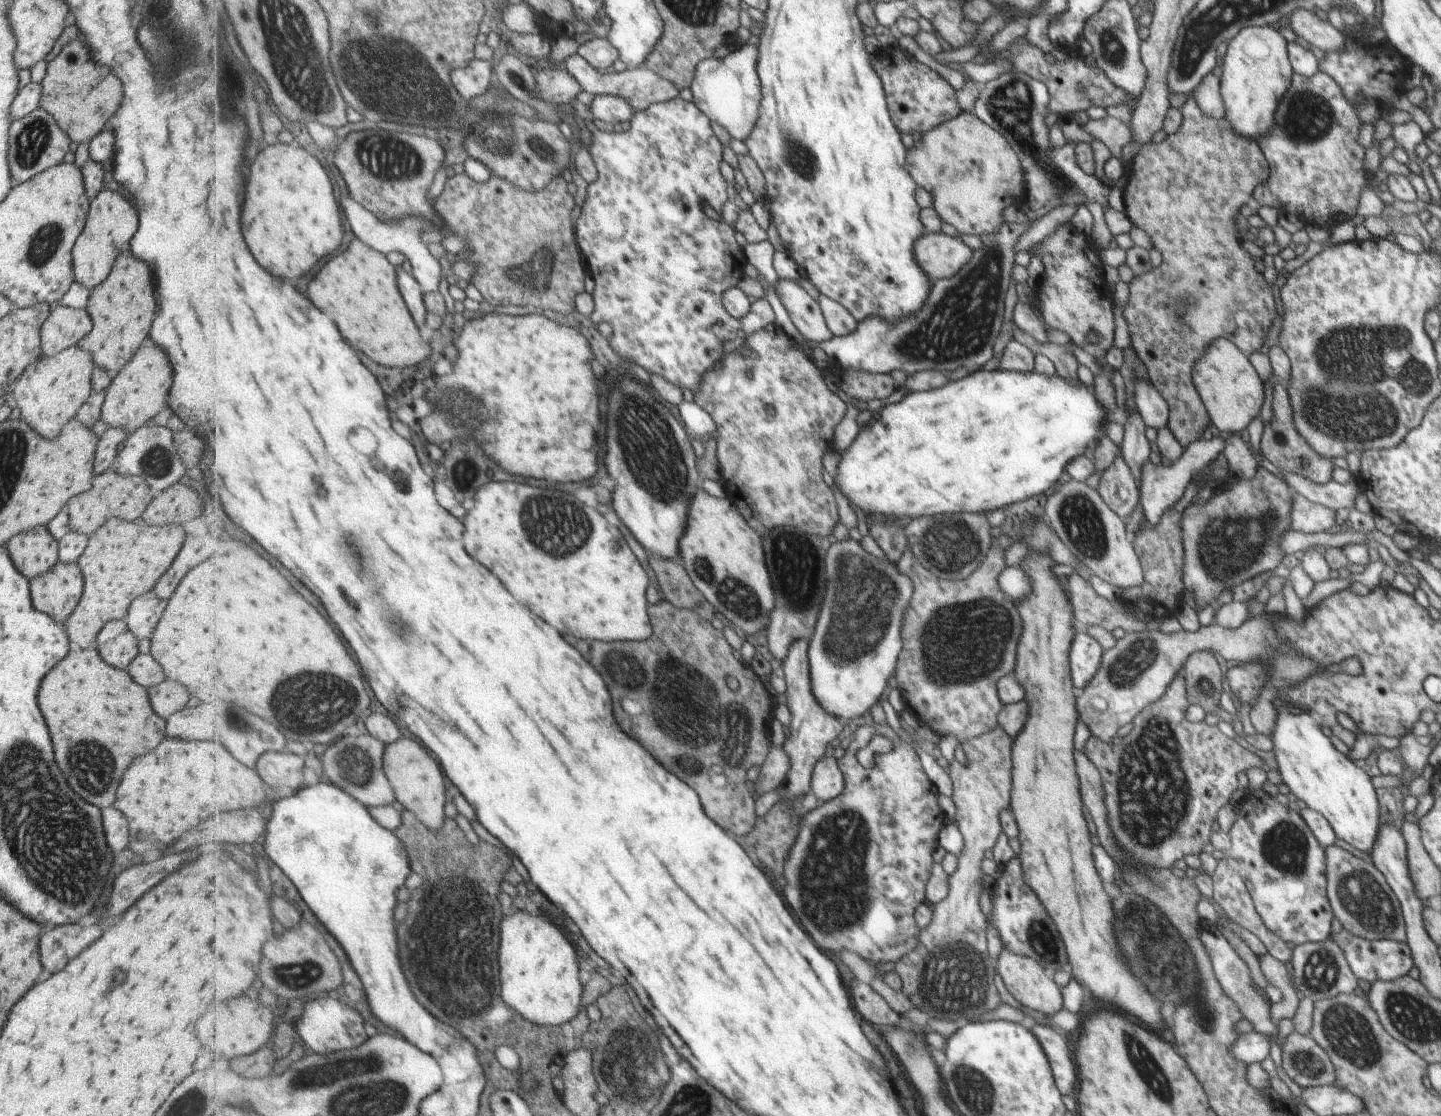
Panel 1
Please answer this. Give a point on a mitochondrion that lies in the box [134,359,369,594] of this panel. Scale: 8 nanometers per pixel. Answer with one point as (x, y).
(155, 461)

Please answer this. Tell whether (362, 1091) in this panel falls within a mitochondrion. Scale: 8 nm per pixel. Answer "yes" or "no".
yes

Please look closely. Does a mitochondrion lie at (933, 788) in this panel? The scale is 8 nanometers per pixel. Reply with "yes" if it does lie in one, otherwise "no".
no

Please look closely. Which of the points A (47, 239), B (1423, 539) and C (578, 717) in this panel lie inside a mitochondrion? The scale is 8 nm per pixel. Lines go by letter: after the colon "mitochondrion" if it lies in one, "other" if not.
A: mitochondrion
B: other
C: other

